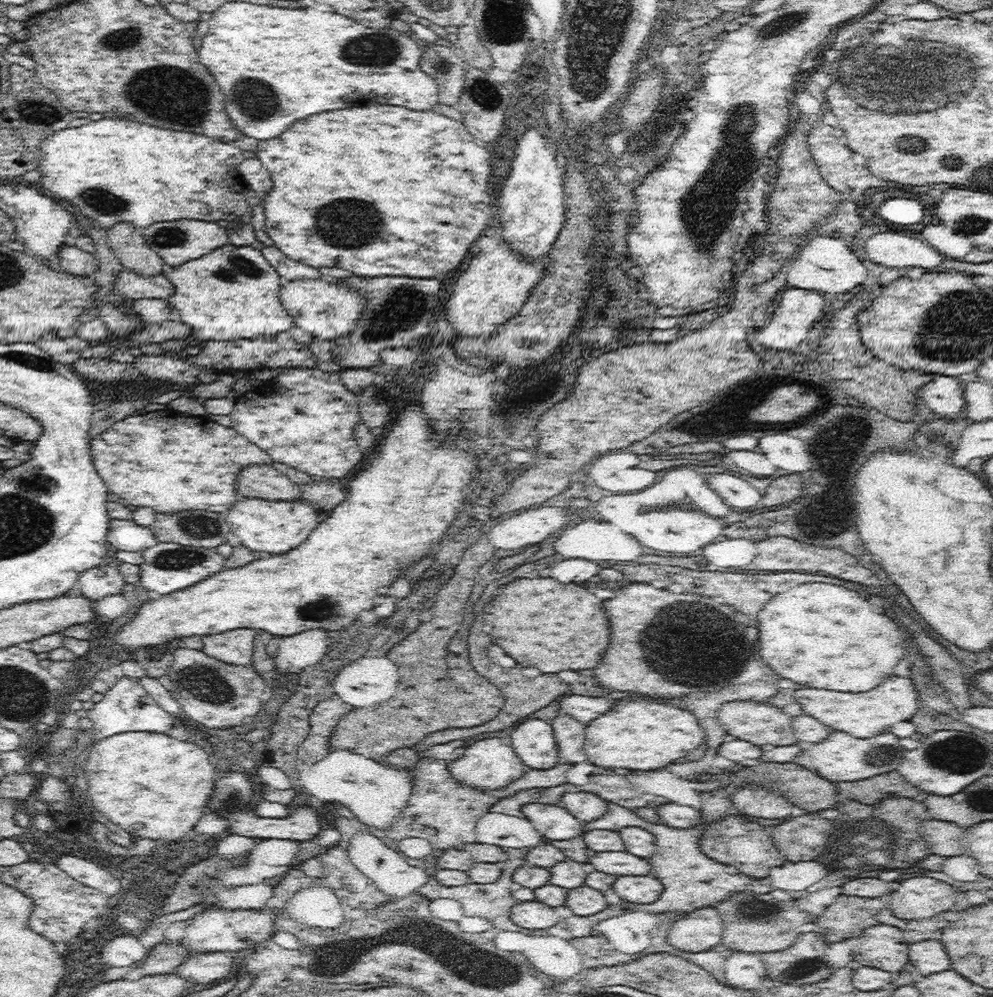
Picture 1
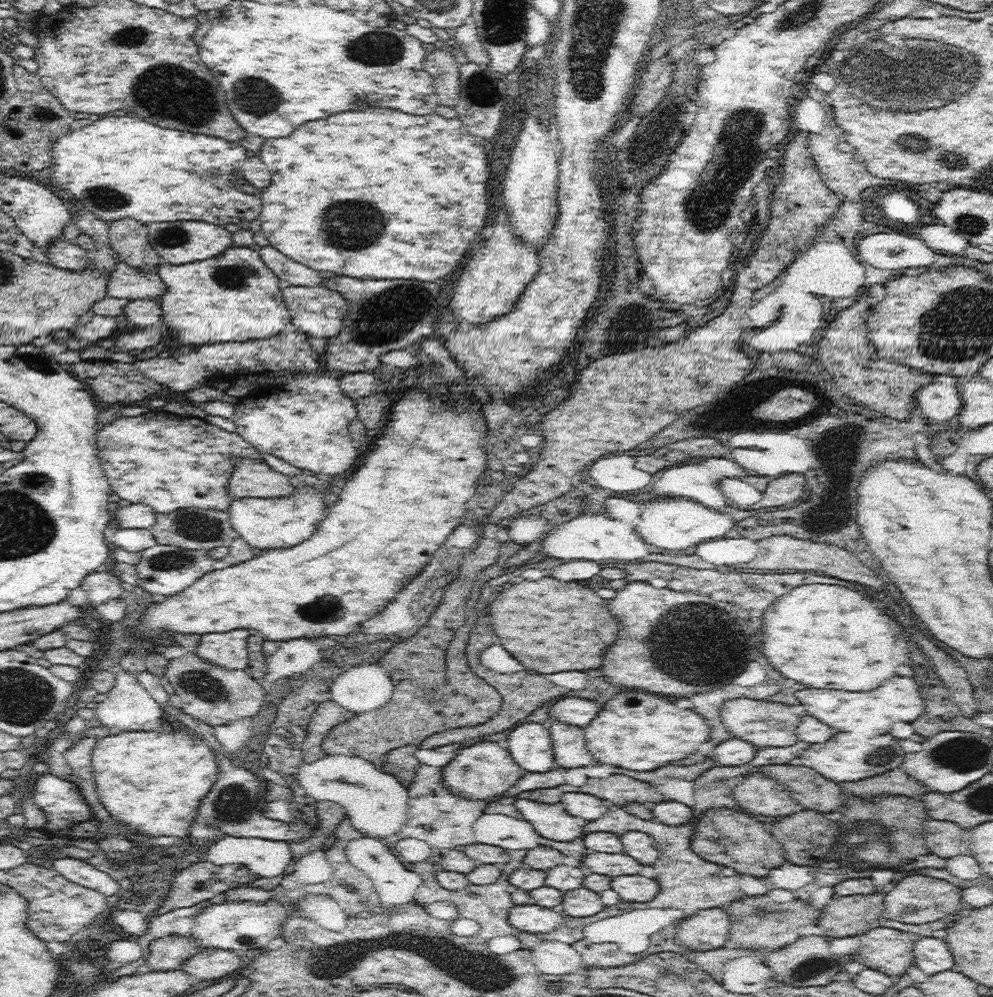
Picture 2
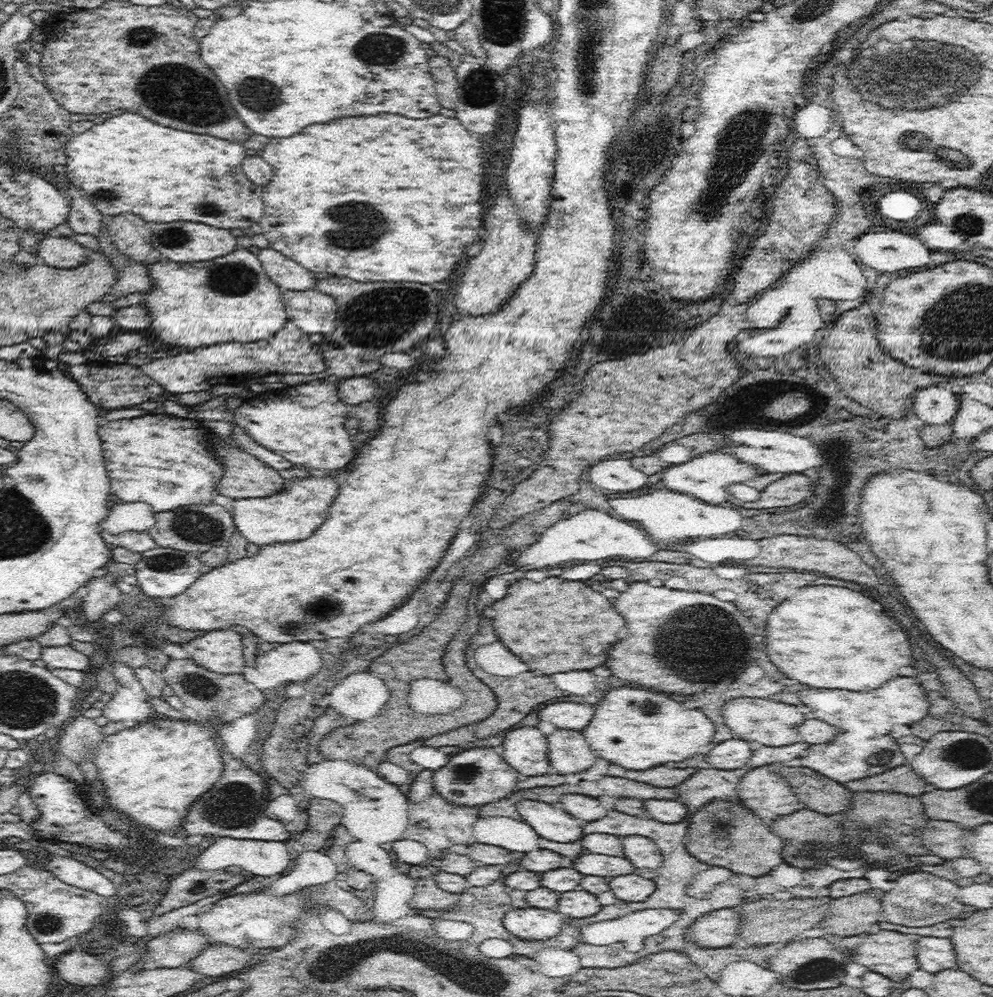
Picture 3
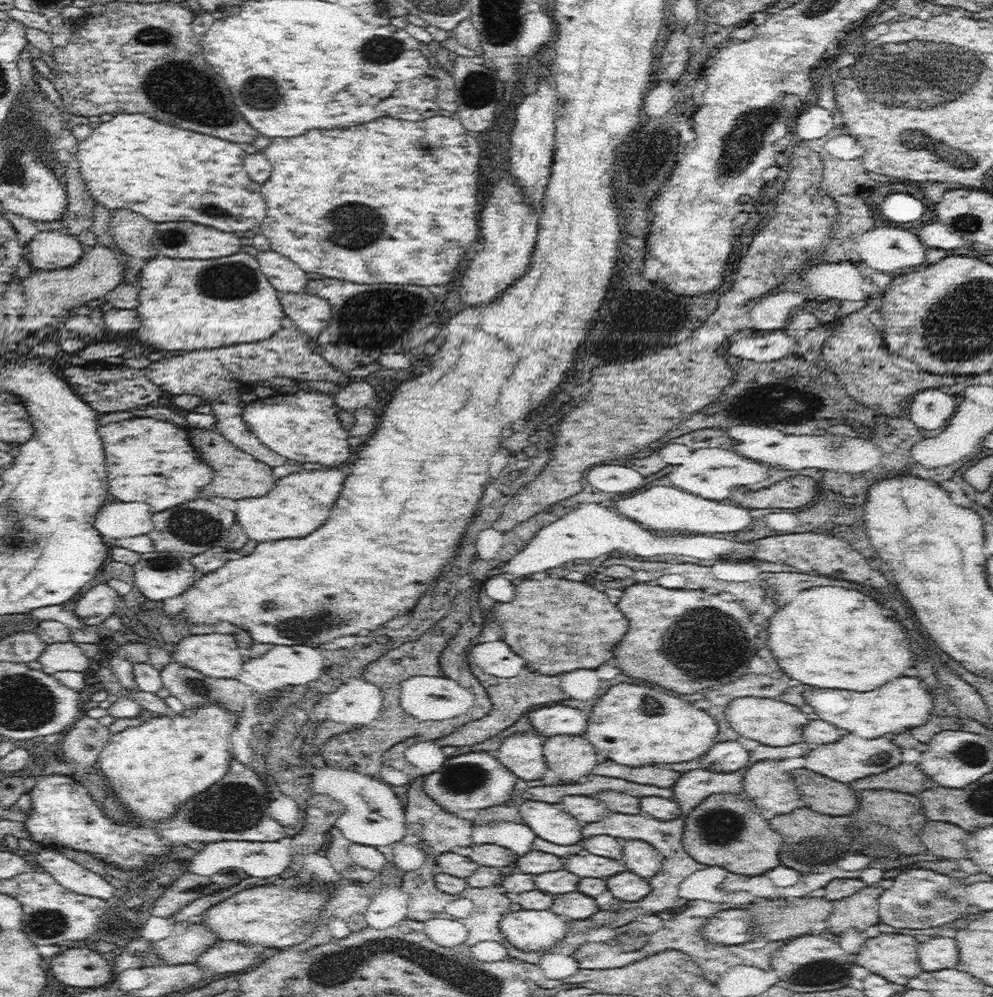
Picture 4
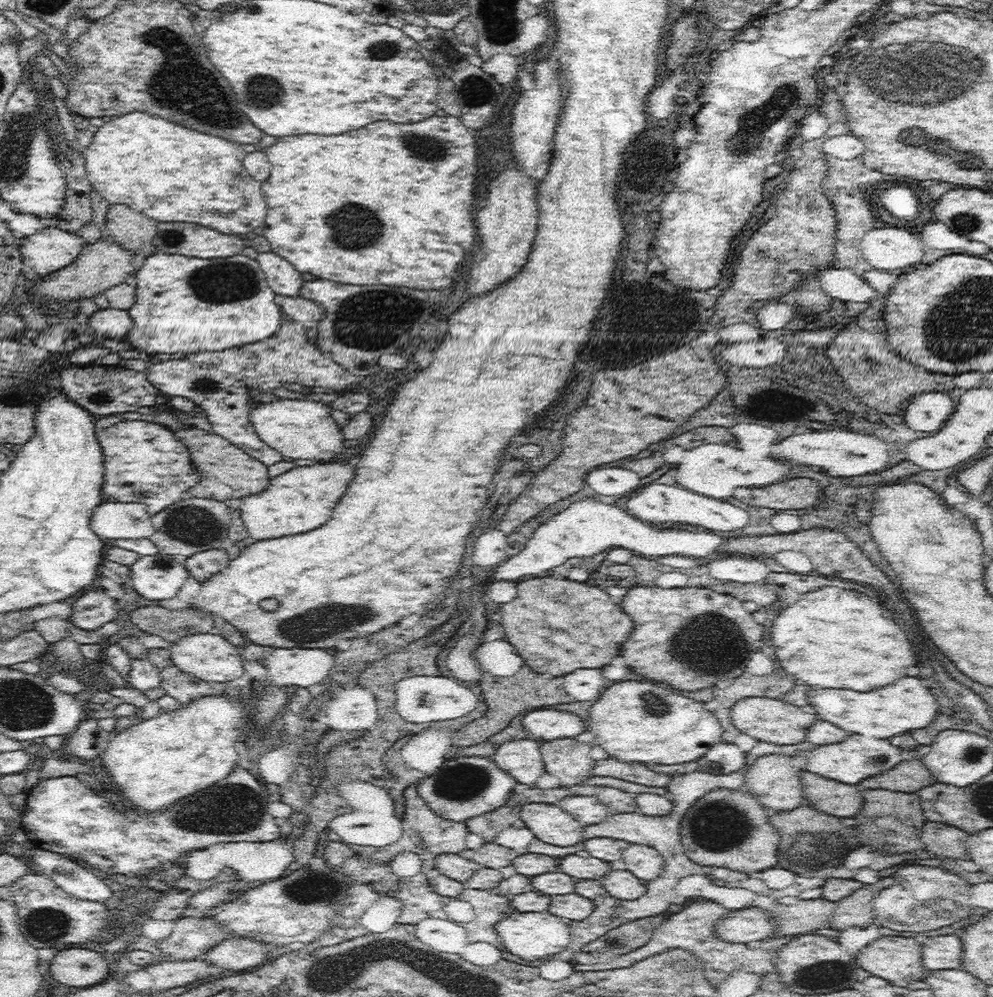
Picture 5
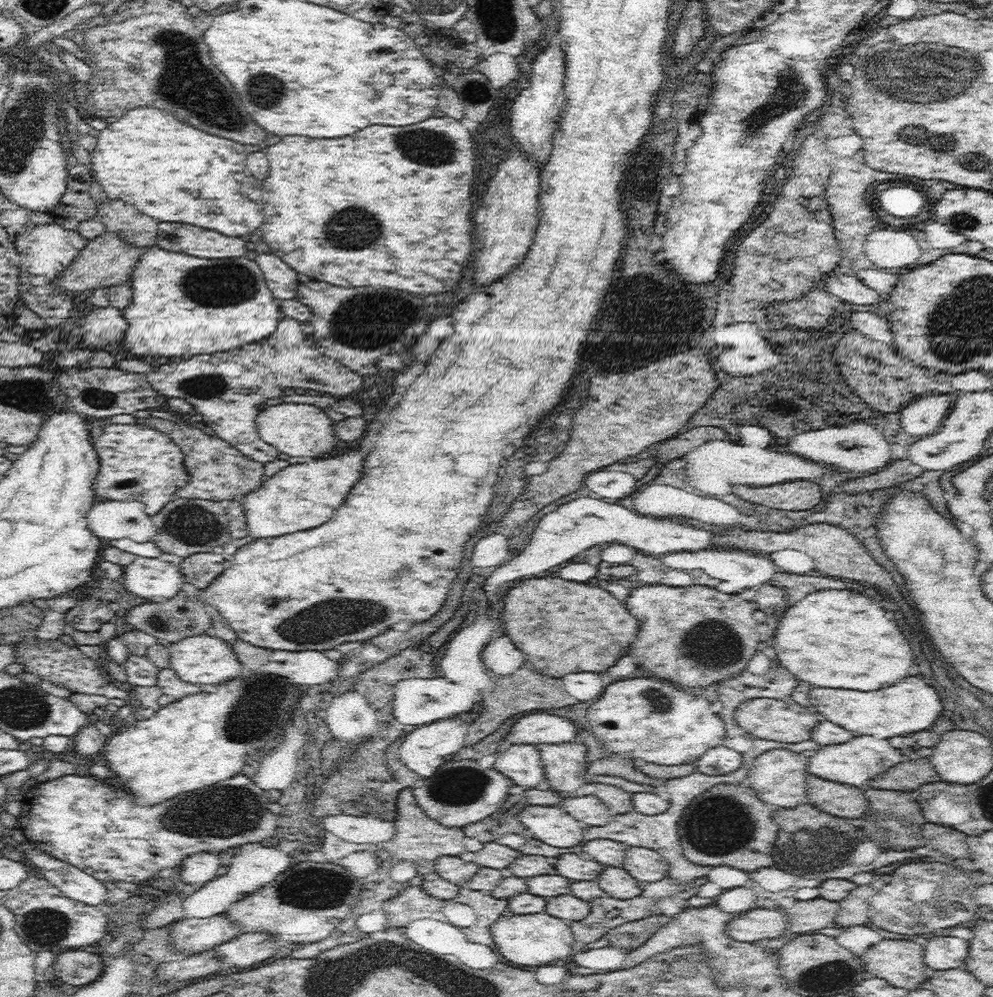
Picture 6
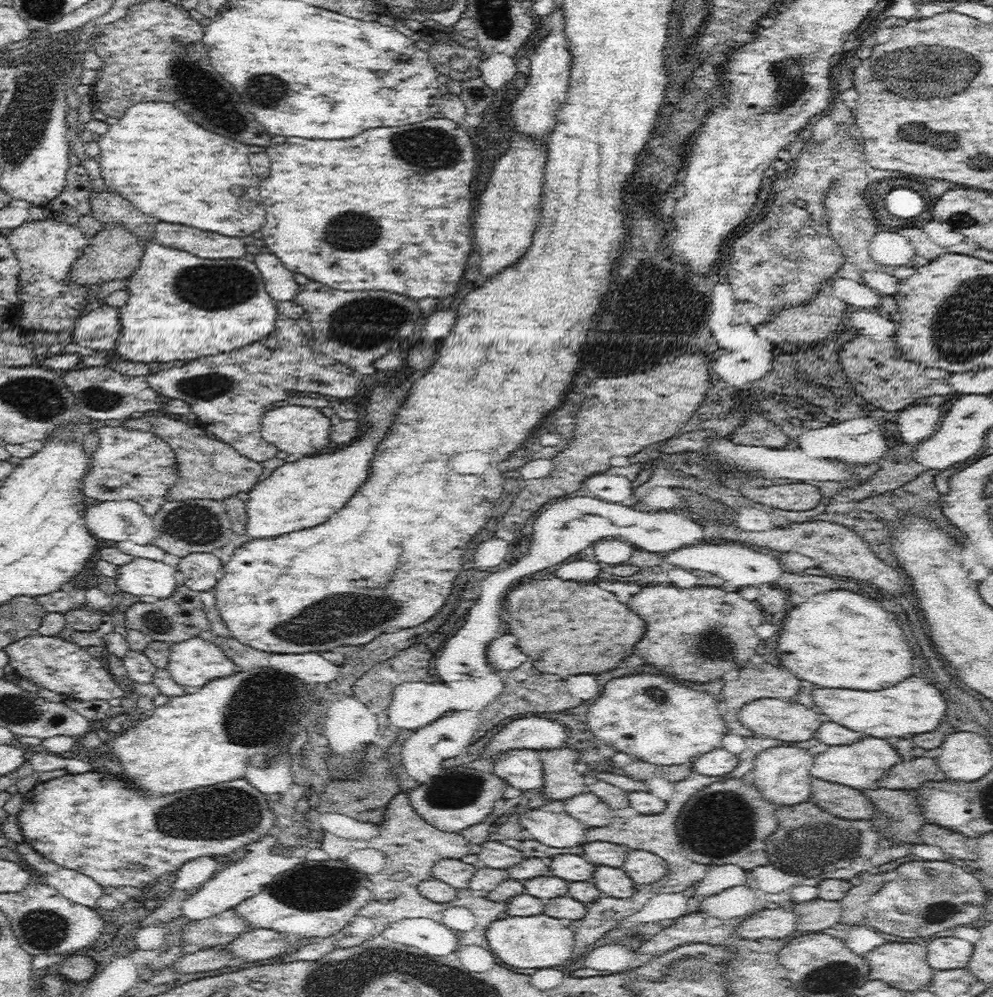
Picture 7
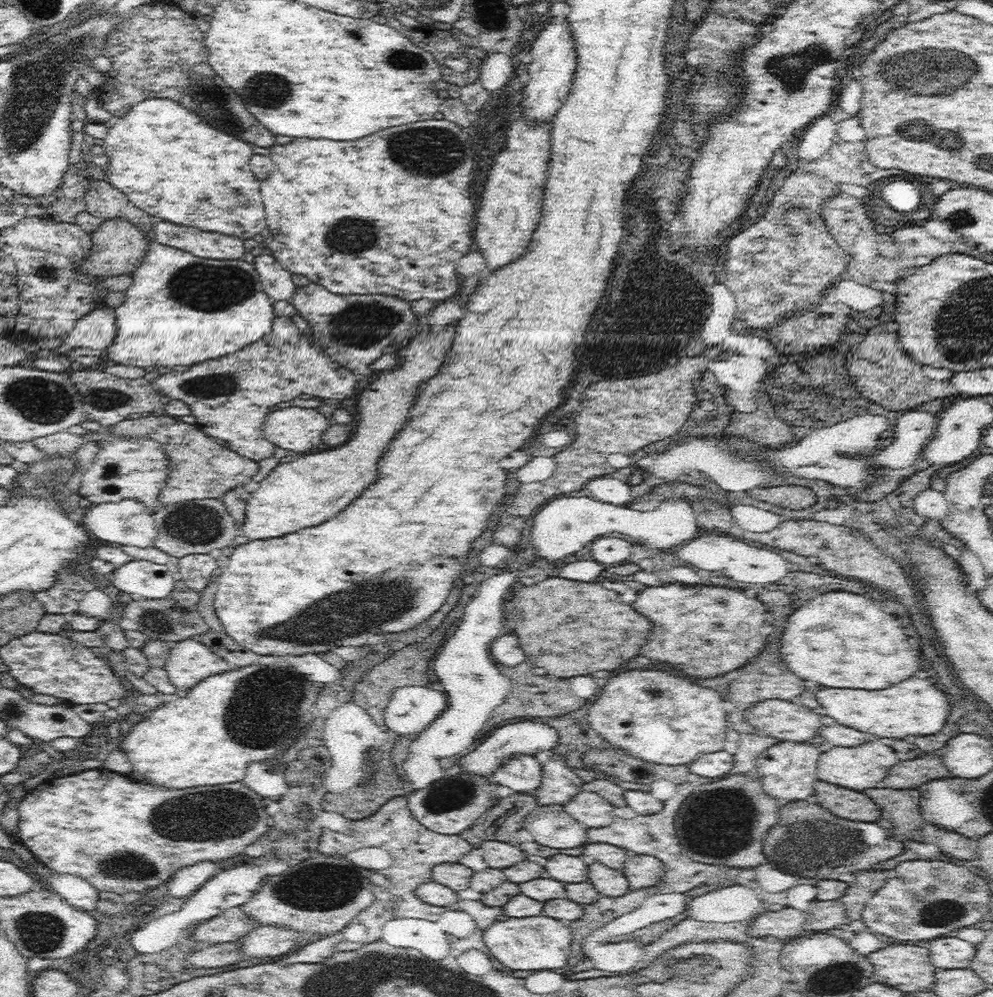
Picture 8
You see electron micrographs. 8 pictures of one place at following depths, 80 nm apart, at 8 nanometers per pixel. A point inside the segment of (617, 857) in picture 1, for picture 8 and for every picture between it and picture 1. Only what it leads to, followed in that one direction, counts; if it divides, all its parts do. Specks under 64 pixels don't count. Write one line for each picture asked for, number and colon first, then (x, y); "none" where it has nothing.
2: (610, 864)
3: (594, 864)
4: (591, 865)
5: (588, 867)
6: (577, 868)
7: (573, 868)
8: (569, 868)

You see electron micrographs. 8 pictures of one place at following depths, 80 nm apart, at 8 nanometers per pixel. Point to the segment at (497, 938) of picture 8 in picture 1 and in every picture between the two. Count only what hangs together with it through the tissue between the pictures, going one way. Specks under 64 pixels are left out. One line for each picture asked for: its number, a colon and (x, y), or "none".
1: (533, 915)
2: (536, 919)
3: (533, 924)
4: (528, 930)
5: (535, 936)
6: (524, 940)
7: (539, 941)

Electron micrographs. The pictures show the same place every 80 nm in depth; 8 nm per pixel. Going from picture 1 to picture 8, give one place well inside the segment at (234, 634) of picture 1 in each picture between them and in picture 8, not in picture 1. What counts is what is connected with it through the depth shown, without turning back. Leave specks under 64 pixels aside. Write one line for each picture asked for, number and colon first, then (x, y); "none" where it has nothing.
2: (229, 650)
3: (221, 651)
4: (217, 655)
5: (210, 657)
6: (200, 659)
7: (194, 662)
8: (190, 661)

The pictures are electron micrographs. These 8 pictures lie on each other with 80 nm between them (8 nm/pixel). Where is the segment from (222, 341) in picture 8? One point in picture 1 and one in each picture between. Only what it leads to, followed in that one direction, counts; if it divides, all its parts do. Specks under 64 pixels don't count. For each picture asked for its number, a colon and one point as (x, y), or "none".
1: (232, 293)
2: (232, 297)
3: (194, 304)
4: (194, 304)
5: (184, 304)
6: (182, 305)
7: (180, 307)

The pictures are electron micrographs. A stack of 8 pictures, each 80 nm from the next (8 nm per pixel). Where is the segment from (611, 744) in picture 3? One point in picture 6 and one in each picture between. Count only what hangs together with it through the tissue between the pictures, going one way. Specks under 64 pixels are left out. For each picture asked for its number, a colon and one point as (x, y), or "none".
4: (633, 725)
5: (646, 722)
6: (645, 720)

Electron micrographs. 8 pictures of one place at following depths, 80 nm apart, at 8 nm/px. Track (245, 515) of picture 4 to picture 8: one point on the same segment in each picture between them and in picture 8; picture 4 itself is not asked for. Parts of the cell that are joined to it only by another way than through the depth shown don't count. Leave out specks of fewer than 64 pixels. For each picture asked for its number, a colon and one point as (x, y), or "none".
5: (299, 500)
6: (299, 497)
7: (300, 494)
8: (309, 490)

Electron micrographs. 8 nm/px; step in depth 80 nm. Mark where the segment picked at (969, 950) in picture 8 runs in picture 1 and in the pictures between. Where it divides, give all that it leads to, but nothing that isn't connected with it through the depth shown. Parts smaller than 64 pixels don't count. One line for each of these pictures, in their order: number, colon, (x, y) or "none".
1: (927, 956)
2: (931, 955)
3: (934, 954)
4: (934, 953)
5: (941, 952)
6: (941, 952)
7: (943, 953)

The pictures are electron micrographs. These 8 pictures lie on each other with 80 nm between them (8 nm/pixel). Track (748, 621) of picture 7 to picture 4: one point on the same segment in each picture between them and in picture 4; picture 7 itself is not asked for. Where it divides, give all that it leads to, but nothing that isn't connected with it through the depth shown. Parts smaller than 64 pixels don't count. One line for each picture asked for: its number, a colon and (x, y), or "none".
4: (683, 640)
5: (692, 638)
6: (695, 636)

